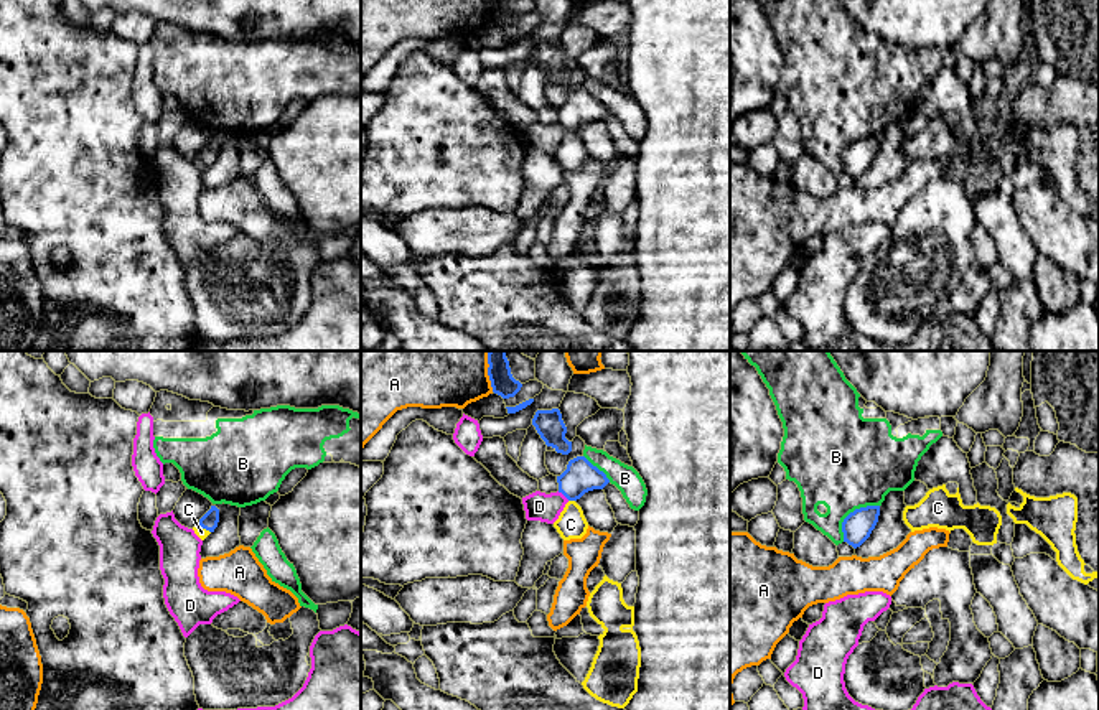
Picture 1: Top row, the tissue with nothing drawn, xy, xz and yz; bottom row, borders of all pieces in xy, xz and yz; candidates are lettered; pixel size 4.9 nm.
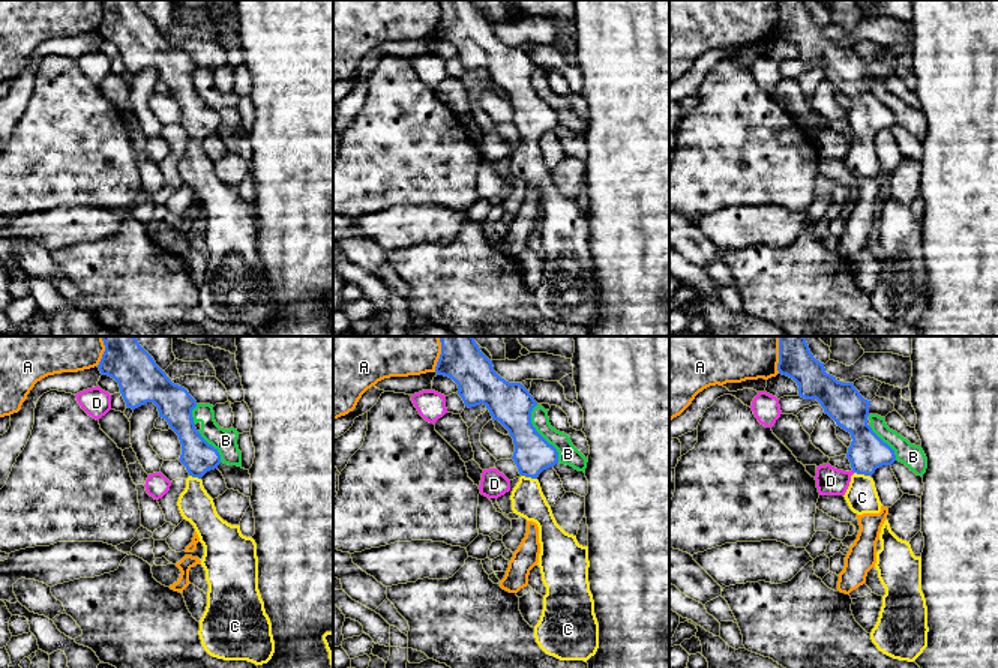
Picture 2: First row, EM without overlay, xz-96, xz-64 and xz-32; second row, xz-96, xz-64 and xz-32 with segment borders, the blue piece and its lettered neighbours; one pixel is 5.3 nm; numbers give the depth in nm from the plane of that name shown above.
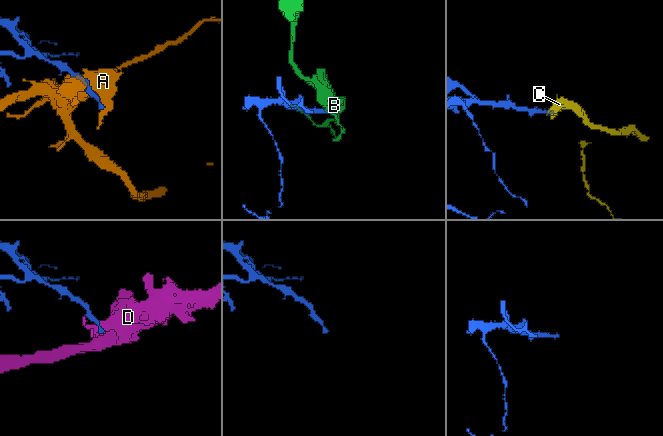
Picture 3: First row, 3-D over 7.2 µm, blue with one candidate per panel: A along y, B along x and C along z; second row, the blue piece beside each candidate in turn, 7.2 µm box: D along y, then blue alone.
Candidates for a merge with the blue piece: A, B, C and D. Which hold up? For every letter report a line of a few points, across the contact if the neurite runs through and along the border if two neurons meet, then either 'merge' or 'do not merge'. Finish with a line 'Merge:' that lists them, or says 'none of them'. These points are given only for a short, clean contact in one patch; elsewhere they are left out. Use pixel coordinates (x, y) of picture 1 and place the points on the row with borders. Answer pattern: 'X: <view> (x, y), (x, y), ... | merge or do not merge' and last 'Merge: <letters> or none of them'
A: do not merge
B: yz (879, 504), (855, 508), (842, 523), (842, 541) | do not merge
C: xz (580, 476), (572, 485), (572, 499), (570, 524) | merge
D: xz (557, 491), (569, 499) | do not merge
Merge: C

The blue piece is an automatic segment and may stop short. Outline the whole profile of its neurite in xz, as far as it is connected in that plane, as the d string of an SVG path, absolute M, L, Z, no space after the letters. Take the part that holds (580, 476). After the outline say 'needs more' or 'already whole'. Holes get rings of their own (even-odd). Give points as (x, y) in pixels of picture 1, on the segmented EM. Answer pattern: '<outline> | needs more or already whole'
M577 456L570 460L567 469L557 476L557 483L559 493L562 493L568 502L554 522L554 527L564 540L582 539L587 534L588 522L575 501L588 491L603 489L610 479L585 456Z | needs more

